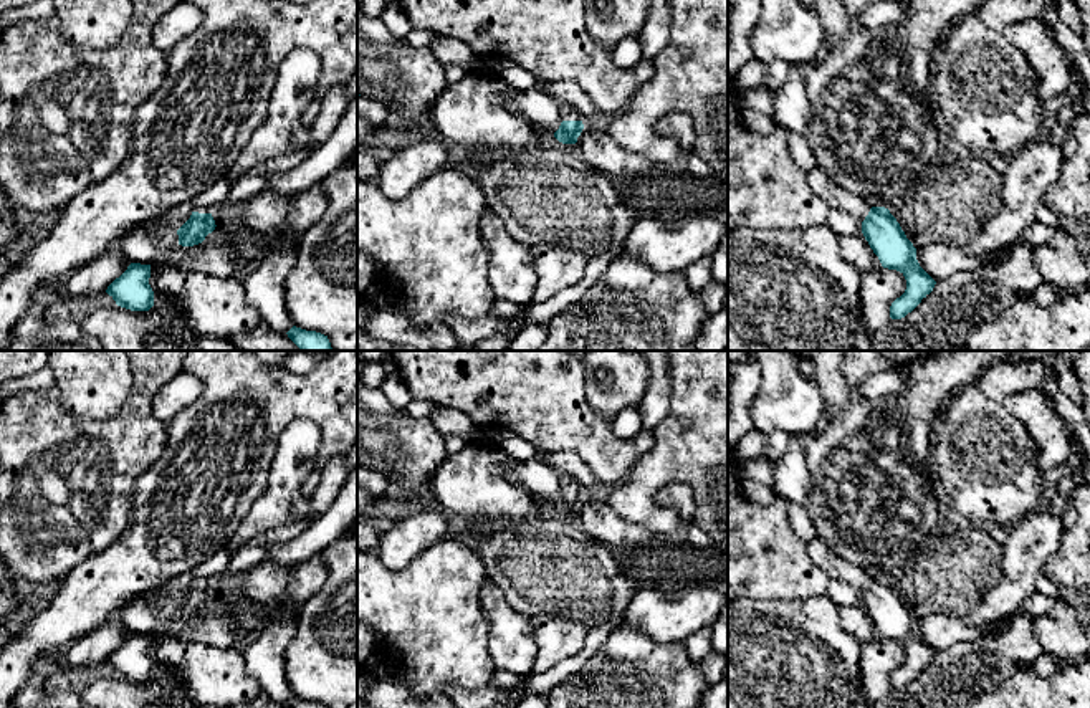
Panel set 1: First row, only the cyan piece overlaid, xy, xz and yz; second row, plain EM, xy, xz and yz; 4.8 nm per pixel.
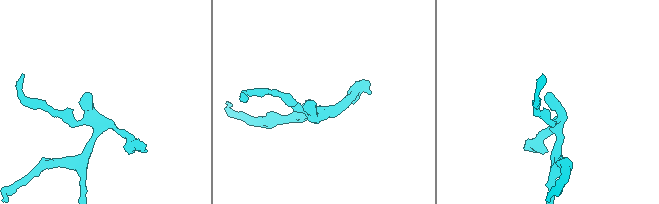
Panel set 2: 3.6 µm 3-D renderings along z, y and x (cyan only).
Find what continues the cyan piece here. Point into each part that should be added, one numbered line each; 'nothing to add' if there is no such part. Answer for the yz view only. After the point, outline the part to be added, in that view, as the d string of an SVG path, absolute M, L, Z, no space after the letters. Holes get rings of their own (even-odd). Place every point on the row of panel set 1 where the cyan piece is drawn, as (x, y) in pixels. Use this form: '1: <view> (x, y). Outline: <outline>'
1: yz (834, 196). Outline: M814 165L806 175L812 192L819 195L829 207L845 210L860 222L865 220L872 207L863 199L834 184L819 165Z

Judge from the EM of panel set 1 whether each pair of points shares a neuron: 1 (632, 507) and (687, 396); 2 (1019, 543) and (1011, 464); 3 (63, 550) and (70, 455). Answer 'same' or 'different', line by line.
1: same
2: different
3: same

